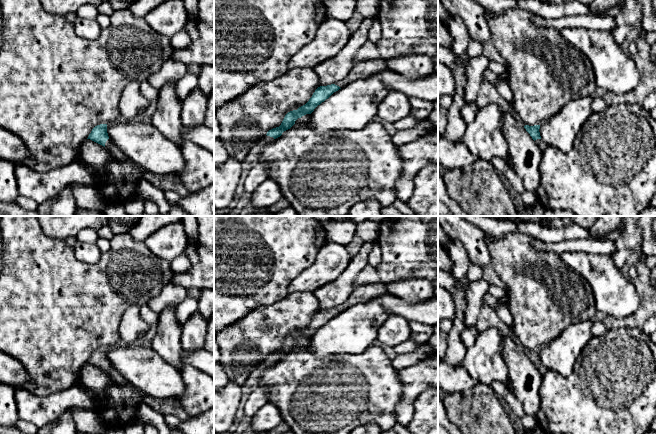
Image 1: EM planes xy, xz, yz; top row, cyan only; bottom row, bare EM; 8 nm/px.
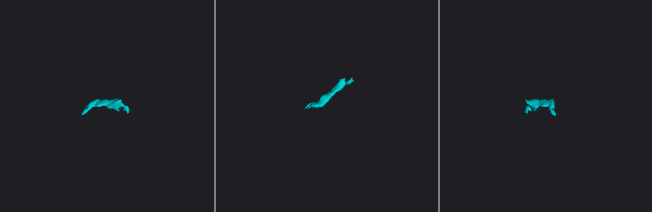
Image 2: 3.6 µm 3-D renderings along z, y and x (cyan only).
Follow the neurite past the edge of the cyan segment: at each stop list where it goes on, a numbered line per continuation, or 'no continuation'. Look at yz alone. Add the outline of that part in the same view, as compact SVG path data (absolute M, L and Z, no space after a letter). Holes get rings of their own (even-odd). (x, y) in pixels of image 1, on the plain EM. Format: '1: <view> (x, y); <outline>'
1: yz (542, 369); M542 363L535 364L536 368L539 370L541 375L544 375L547 372L546 367Z

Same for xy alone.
1: xy (109, 368); M109 362L106 367L105 371L110 374L118 383L122 384L130 384Z

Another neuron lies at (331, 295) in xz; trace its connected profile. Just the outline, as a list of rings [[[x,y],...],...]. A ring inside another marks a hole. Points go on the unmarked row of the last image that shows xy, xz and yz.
[[[376,241],[363,243],[358,254],[352,257],[348,267],[337,280],[313,292],[318,299],[318,311],[335,308],[346,302],[354,290],[353,283],[355,277],[367,265],[368,256]]]

